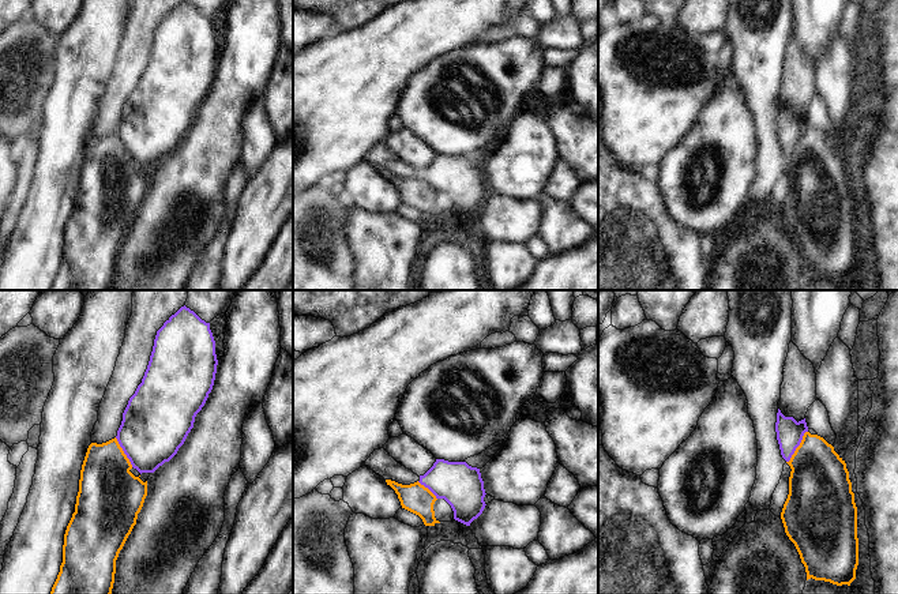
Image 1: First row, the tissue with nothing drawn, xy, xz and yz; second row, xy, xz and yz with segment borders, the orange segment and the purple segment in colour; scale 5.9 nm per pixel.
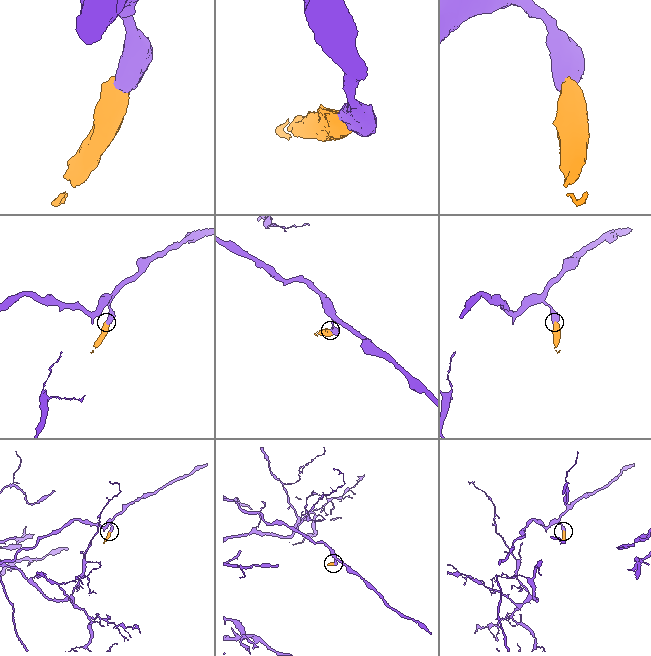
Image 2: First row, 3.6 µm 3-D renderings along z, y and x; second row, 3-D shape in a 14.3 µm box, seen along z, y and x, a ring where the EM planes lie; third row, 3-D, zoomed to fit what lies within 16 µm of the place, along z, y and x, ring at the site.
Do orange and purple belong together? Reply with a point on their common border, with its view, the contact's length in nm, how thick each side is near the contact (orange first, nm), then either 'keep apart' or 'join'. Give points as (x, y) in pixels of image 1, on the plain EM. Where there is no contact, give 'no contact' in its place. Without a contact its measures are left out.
yz (797, 142) | 220 nm | 360/160 nm | keep apart

